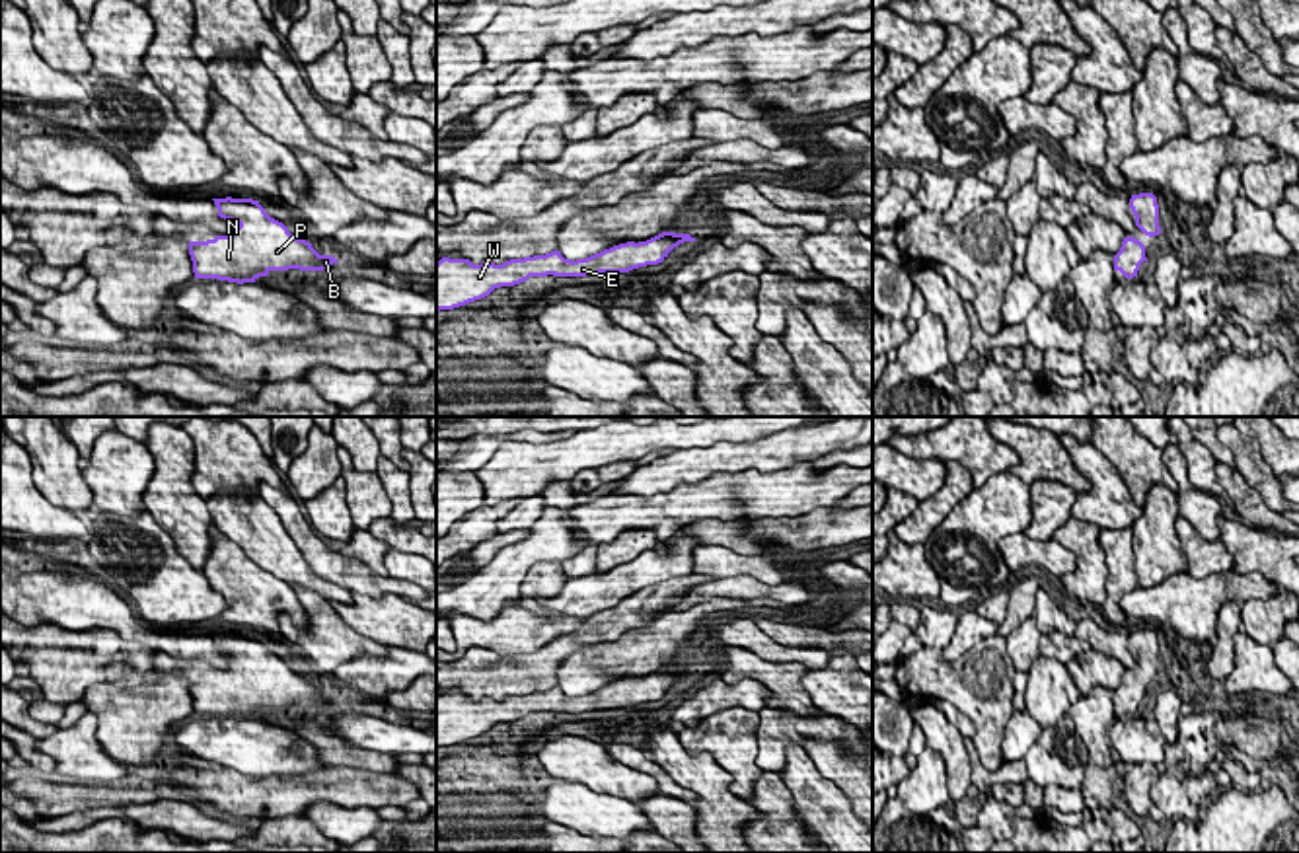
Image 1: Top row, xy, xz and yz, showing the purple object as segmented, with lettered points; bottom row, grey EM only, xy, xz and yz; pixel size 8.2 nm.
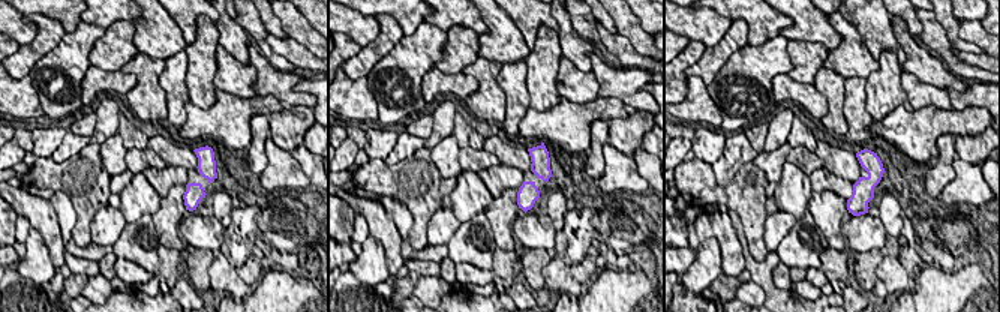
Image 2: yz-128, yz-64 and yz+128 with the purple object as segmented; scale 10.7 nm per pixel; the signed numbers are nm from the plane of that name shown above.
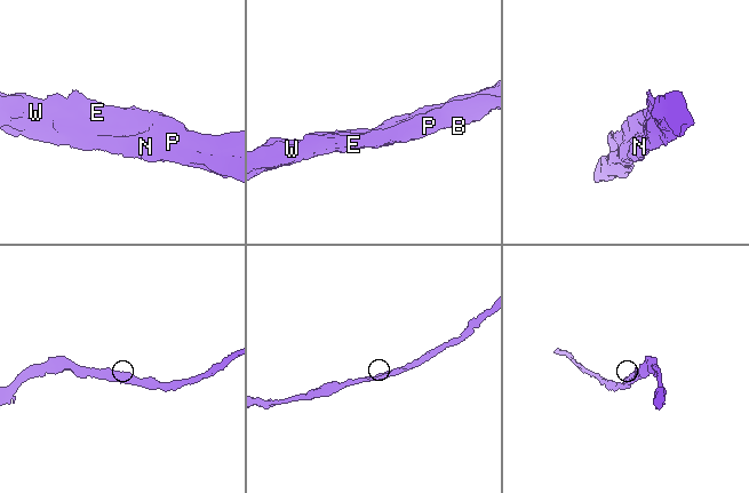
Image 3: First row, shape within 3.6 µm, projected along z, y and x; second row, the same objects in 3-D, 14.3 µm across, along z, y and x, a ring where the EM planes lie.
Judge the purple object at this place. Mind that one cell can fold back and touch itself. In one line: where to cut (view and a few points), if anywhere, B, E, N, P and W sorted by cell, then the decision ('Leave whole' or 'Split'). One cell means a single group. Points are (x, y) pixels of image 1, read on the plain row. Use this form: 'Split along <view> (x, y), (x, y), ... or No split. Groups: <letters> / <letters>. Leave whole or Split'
No split. Groups: B E N P W. Leave whole

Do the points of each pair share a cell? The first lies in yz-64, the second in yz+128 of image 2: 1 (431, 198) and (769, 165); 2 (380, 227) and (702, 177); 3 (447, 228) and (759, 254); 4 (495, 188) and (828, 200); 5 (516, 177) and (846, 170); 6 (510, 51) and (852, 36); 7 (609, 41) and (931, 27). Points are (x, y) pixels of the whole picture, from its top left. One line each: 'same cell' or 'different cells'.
1: different cells
2: different cells
3: same cell
4: different cells
5: different cells
6: same cell
7: same cell

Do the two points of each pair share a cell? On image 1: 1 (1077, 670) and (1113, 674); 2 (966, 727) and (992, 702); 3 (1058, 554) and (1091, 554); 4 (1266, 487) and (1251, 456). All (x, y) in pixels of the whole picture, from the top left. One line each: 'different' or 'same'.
1: same
2: different
3: different
4: same

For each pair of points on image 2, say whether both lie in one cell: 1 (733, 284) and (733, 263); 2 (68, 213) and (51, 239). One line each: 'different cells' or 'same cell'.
1: different cells
2: same cell

